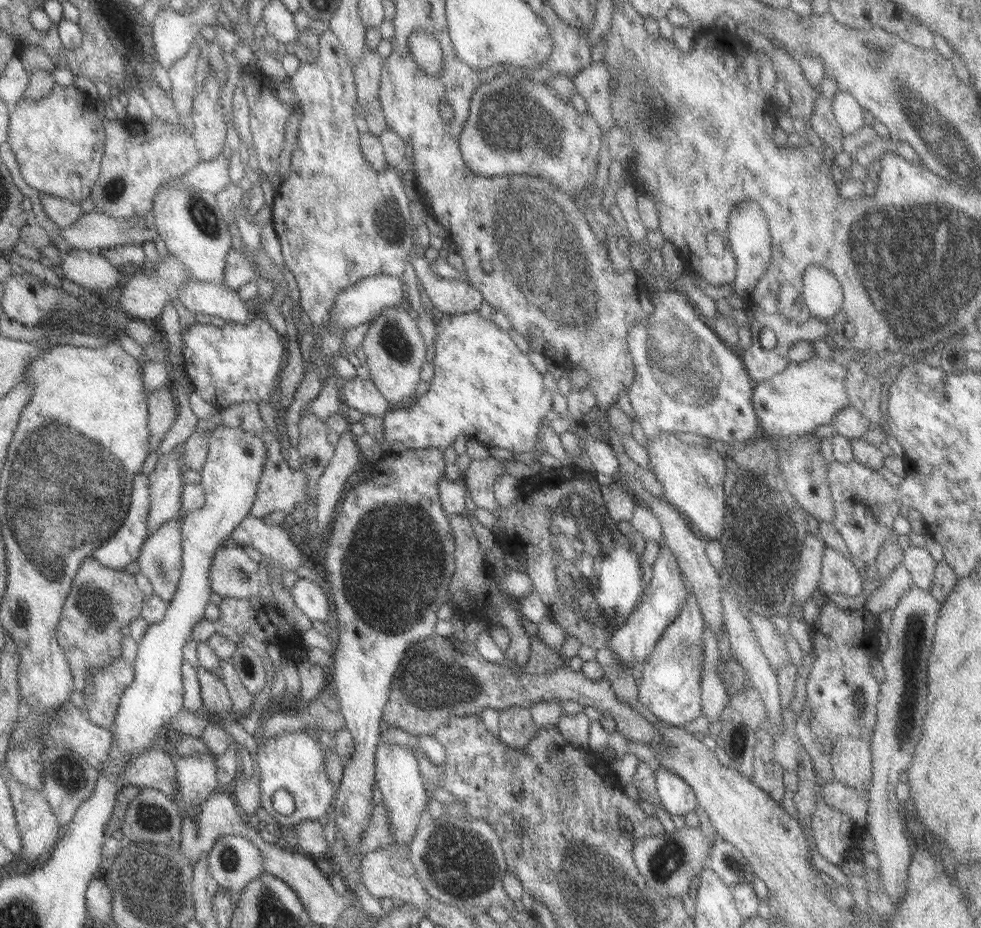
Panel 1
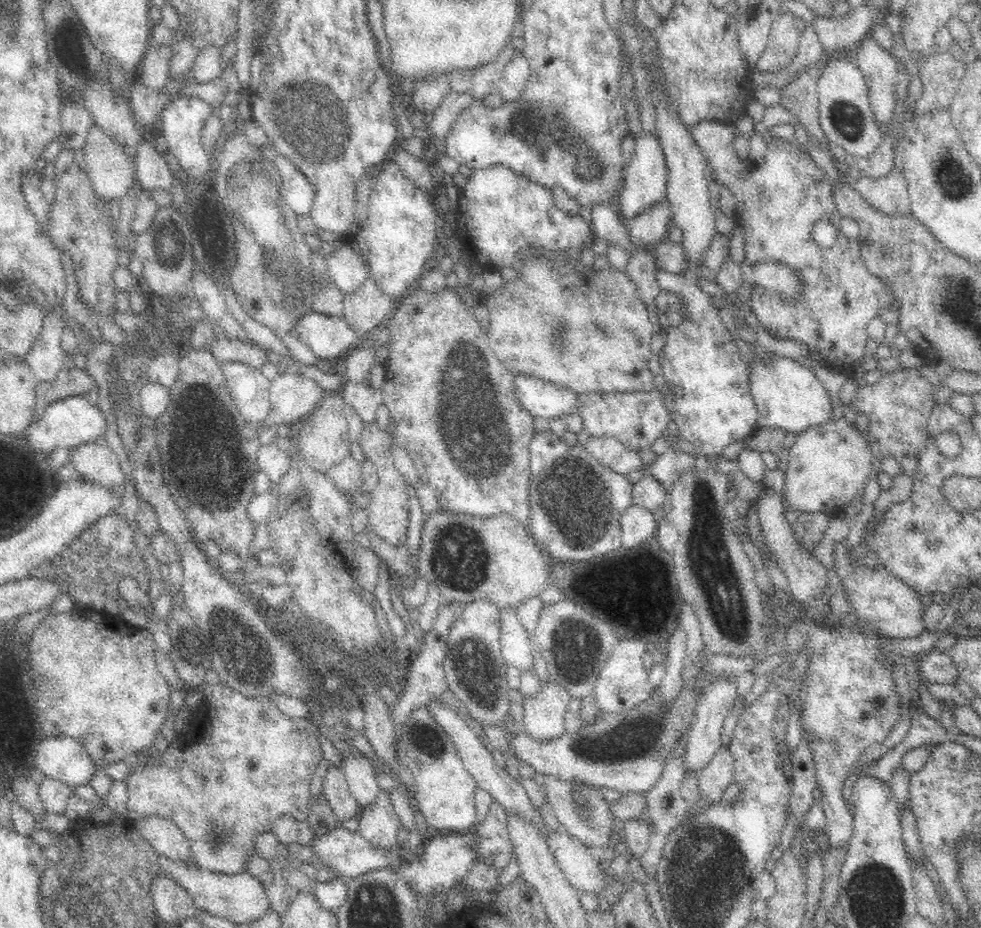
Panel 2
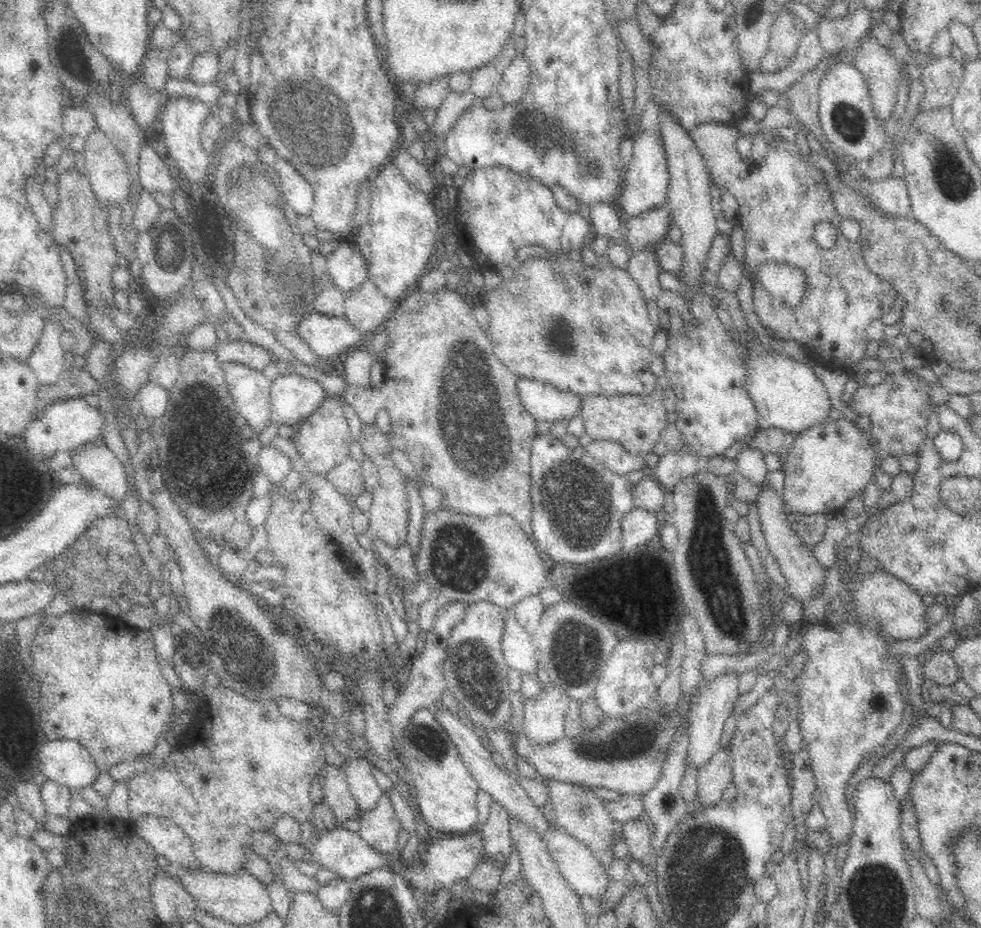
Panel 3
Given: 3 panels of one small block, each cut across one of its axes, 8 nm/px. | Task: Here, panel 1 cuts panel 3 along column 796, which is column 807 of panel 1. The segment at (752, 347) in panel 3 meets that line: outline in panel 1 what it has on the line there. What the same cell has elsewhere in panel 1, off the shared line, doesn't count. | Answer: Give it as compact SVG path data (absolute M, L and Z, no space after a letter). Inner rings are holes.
M814 356L802 363L790 363L785 370L769 380L754 384L754 406L758 418L759 435L776 442L781 436L797 437L812 433L818 426L830 424L840 410L849 406L845 389L846 369L834 360Z

